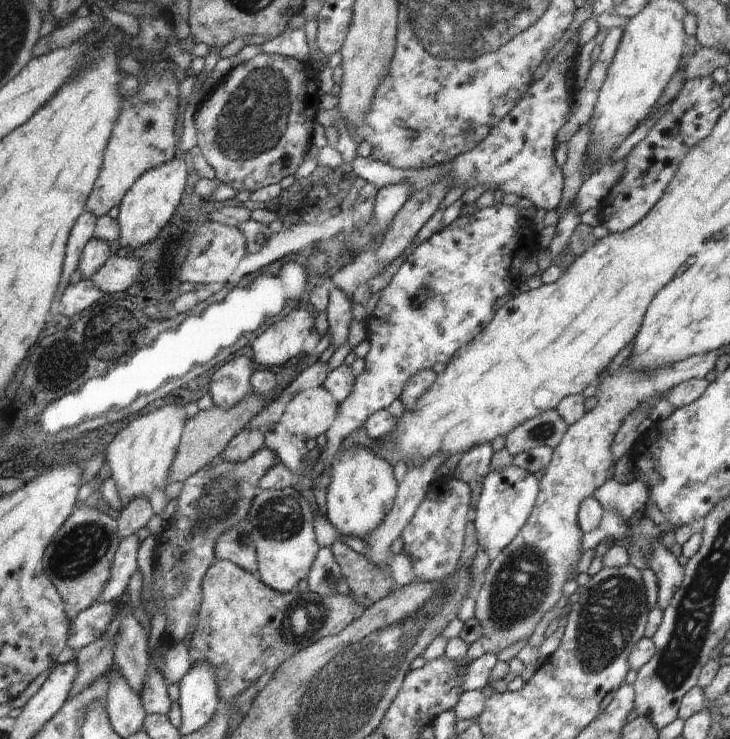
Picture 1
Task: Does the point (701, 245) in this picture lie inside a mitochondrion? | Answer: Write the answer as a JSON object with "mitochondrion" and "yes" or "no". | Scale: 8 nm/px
{"mitochondrion":"no"}

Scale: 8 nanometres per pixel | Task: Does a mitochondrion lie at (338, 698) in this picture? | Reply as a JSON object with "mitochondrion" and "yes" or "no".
{"mitochondrion":"yes"}

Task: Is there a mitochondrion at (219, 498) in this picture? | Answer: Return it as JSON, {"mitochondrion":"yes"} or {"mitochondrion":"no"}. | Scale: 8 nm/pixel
{"mitochondrion":"yes"}

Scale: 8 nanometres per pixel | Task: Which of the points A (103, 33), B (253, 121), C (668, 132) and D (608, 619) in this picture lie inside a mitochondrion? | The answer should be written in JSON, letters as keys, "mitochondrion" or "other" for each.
{"A":"other","B":"mitochondrion","C":"other","D":"mitochondrion"}

